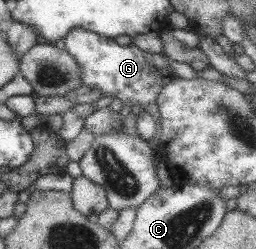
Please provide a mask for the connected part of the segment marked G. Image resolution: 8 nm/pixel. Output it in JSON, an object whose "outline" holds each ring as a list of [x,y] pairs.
{"outline":[[[75,27],[64,39],[65,49],[79,62],[83,75],[81,83],[97,86],[104,96],[113,95],[133,106],[156,102],[163,86],[179,77],[169,66],[165,53],[149,53],[131,43],[123,46],[114,39],[85,28]]]}

